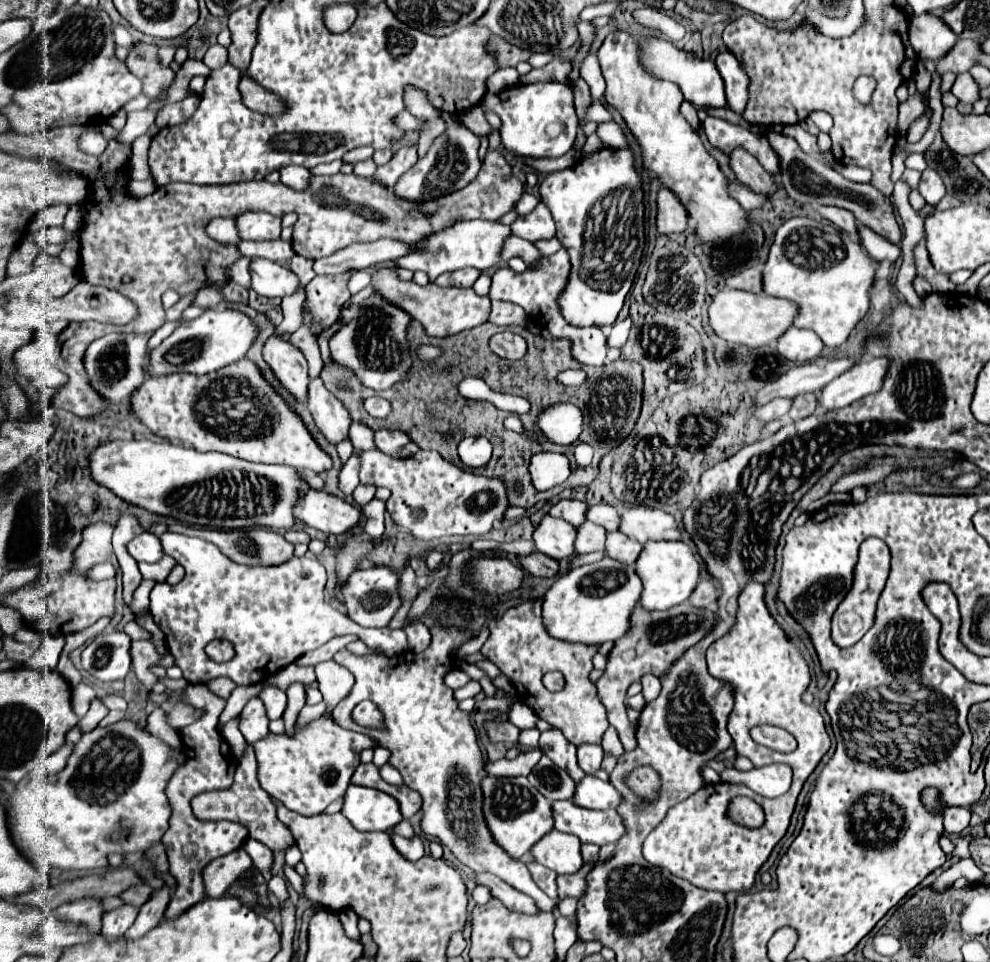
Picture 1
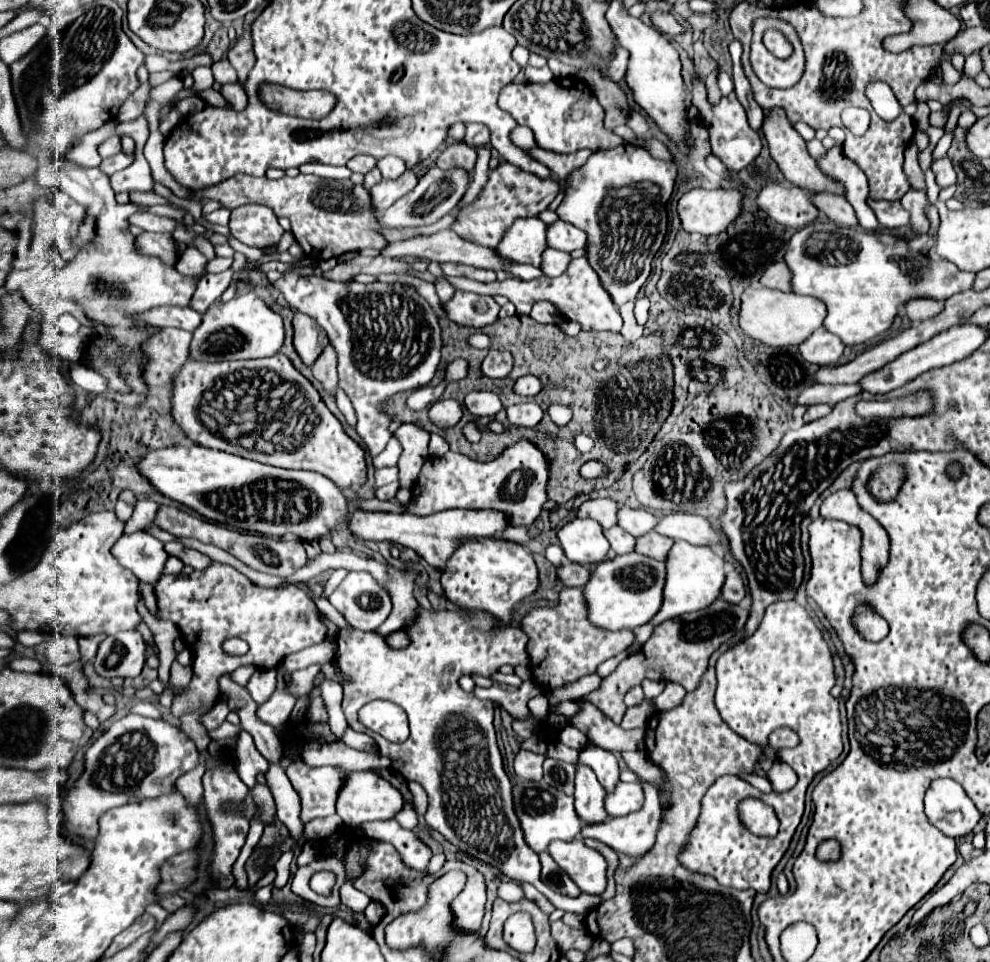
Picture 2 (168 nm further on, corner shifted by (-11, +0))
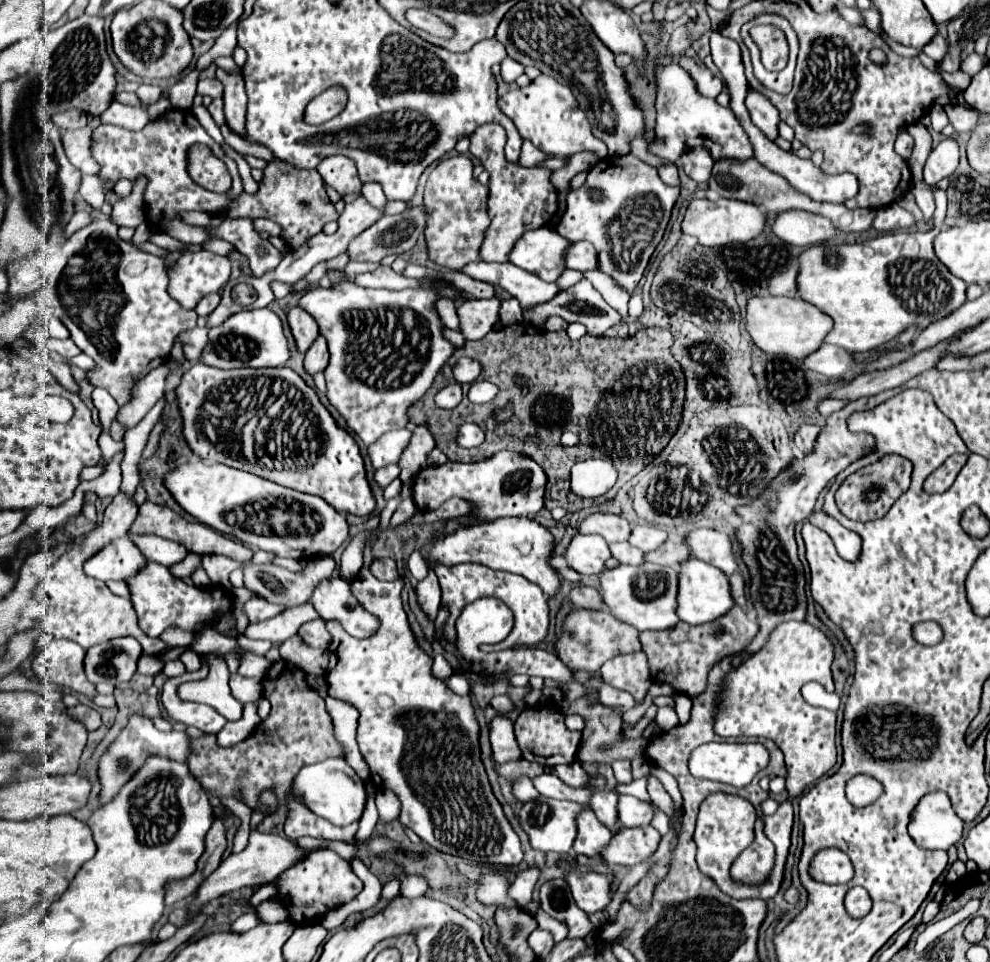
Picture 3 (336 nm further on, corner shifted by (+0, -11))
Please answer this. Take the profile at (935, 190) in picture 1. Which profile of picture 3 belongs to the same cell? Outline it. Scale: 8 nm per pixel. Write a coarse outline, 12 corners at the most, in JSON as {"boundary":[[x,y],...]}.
{"boundary":[[943,139],[925,163],[925,183],[935,185],[959,165],[959,143]]}

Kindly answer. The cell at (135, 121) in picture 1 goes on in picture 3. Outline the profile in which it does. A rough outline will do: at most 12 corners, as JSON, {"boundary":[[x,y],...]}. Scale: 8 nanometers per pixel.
{"boundary":[[83,175],[79,195],[89,207],[101,209],[113,185],[97,175]]}

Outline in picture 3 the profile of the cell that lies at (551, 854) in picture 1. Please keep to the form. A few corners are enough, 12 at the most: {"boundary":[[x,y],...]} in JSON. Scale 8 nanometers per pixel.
{"boundary":[[577,875],[567,883],[585,913],[603,911],[611,901],[611,883],[603,875]]}

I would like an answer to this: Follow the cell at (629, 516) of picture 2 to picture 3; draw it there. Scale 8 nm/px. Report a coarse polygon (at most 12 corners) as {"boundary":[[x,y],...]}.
{"boundary":[[635,527],[629,543],[655,551],[667,541],[659,527]]}

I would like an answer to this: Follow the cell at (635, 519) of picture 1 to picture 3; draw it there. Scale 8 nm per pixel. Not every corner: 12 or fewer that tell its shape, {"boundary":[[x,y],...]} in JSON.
{"boundary":[[713,529],[689,533],[693,557],[737,571],[733,539]]}

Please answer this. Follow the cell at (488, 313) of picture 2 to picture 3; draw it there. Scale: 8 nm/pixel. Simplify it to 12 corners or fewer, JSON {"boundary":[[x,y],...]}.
{"boundary":[[497,297],[469,299],[457,307],[461,333],[483,339],[499,321]]}

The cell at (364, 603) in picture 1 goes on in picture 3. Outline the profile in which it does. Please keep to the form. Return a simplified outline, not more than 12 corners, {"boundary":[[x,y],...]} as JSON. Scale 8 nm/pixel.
{"boundary":[[323,579],[311,605],[347,633],[371,637],[379,621],[351,599],[349,581]]}

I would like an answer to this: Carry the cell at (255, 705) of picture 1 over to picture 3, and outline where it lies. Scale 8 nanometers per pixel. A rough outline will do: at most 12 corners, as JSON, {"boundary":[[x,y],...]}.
{"boundary":[[239,673],[229,677],[229,687],[241,703],[263,695],[261,679]]}

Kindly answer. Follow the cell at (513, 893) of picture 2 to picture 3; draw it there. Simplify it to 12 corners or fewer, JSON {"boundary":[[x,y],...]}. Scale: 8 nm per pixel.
{"boundary":[[525,867],[511,885],[519,907],[531,901],[539,867]]}

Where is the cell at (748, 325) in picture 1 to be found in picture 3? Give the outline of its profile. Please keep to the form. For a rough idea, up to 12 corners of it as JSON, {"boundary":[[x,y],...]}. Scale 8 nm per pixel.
{"boundary":[[751,297],[747,331],[765,353],[805,359],[833,319],[801,297]]}

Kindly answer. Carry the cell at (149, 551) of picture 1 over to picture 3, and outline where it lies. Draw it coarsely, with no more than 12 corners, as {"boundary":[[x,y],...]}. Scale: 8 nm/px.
{"boundary":[[115,539],[85,561],[85,573],[121,581],[145,557],[127,539]]}

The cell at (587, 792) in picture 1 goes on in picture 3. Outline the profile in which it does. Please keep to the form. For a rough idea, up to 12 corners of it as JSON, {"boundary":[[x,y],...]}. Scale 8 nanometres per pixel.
{"boundary":[[619,795],[623,827],[645,827],[653,805],[631,795]]}

